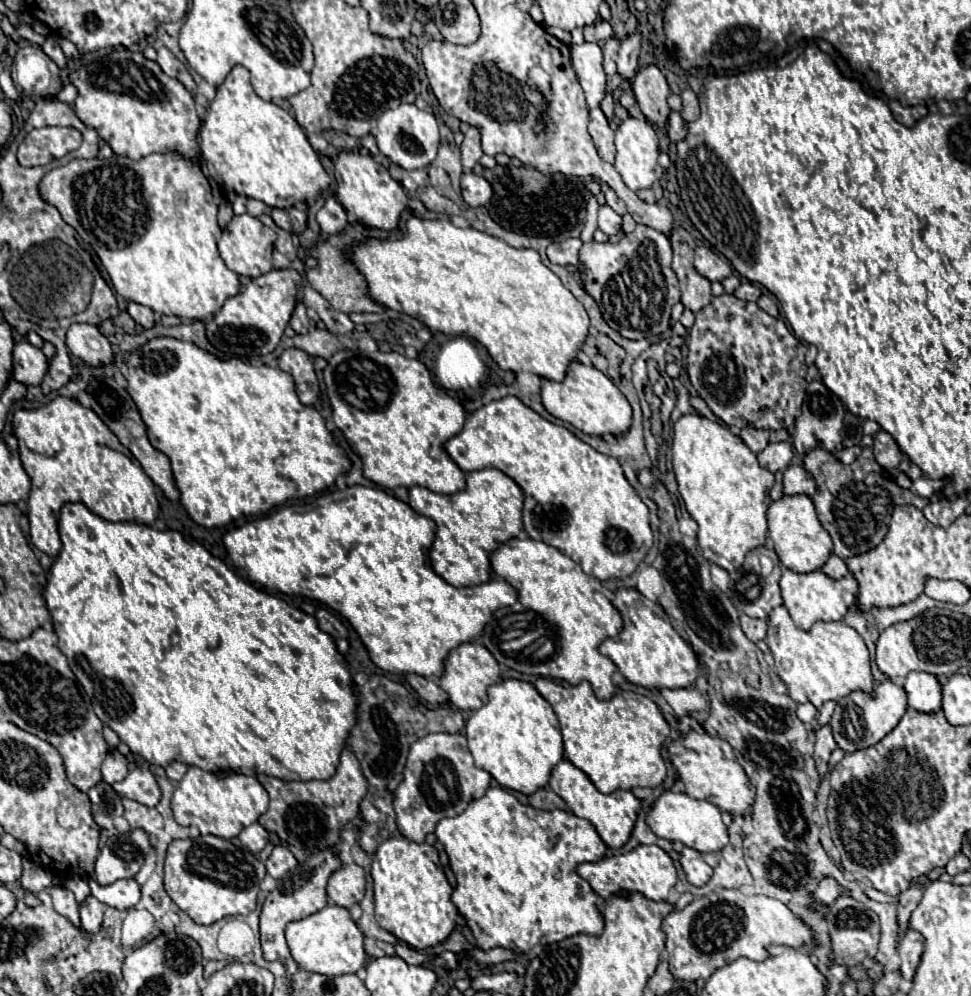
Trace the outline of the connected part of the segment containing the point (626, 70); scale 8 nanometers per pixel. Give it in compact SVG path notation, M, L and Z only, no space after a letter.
M633 33L627 39L621 41L619 47L619 59L617 59L617 73L633 83L633 77L637 73L637 57L639 57L639 47L641 47L641 35Z

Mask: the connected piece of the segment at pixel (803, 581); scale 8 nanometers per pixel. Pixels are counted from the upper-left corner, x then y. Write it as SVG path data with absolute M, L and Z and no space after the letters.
M783 569L779 585L781 585L781 595L783 595L783 605L787 607L793 623L803 631L809 631L813 623L817 621L827 621L827 623L843 621L849 607L855 603L857 591L859 591L859 581L853 575L847 575L835 581L835 579L829 579L823 571L793 573L789 569Z

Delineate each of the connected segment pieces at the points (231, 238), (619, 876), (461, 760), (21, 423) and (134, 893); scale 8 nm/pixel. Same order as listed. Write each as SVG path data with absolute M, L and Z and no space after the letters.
M245 213L245 215L233 217L233 221L223 229L223 237L217 245L219 245L221 259L231 271L235 271L237 275L245 275L245 277L257 277L273 269L271 253L275 249L275 241L277 241L277 233L273 229L263 225L257 217L251 217Z
M639 845L633 851L623 853L623 855L605 857L605 859L595 861L595 863L581 863L577 867L577 873L601 897L609 897L609 895L619 893L619 891L627 891L627 893L639 891L647 899L665 901L669 897L671 887L677 881L677 871L675 871L671 857L663 849L659 849L657 845Z
M431 733L415 741L407 757L403 781L393 791L393 809L399 833L415 843L425 843L425 837L435 831L443 817L459 815L471 801L485 795L489 785L491 775L475 767L463 735Z
M57 397L37 411L15 411L13 433L19 441L23 469L31 479L31 493L27 499L29 537L39 551L51 557L59 553L57 515L67 501L85 503L107 521L137 521L145 525L155 521L159 501L153 481L145 475L141 465L125 453L125 447L119 445L119 439L93 409L69 397Z
M91 879L89 887L97 901L115 909L131 909L141 899L141 887L135 879L119 879L107 887L101 887L95 879Z

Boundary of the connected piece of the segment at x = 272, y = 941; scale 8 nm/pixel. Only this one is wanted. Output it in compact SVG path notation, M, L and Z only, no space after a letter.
M323 849L323 851L313 851L303 863L299 863L295 869L287 871L279 881L275 891L271 891L263 903L261 909L261 945L263 945L263 957L267 961L285 961L287 977L291 977L298 970L298 965L291 959L283 931L285 925L289 921L297 921L297 919L305 919L317 911L321 911L327 905L327 881L329 877L341 869L343 861L339 859L339 855L333 849Z

